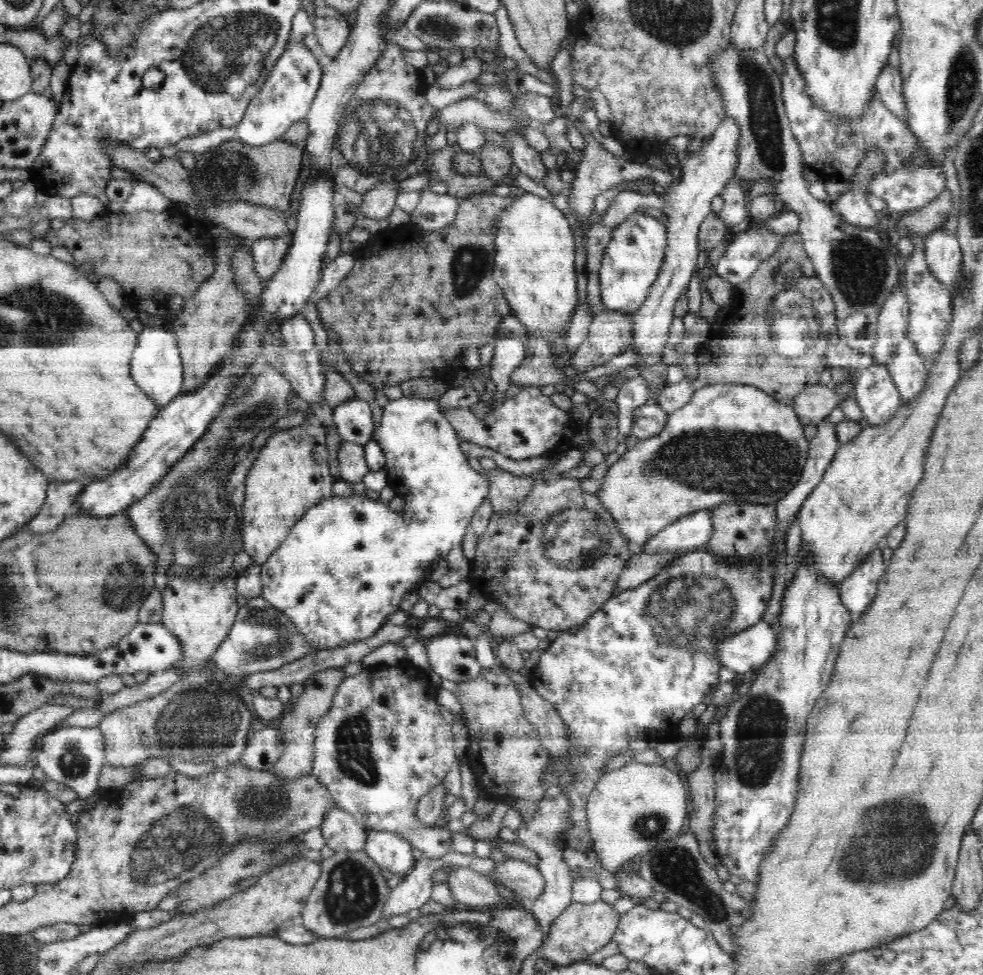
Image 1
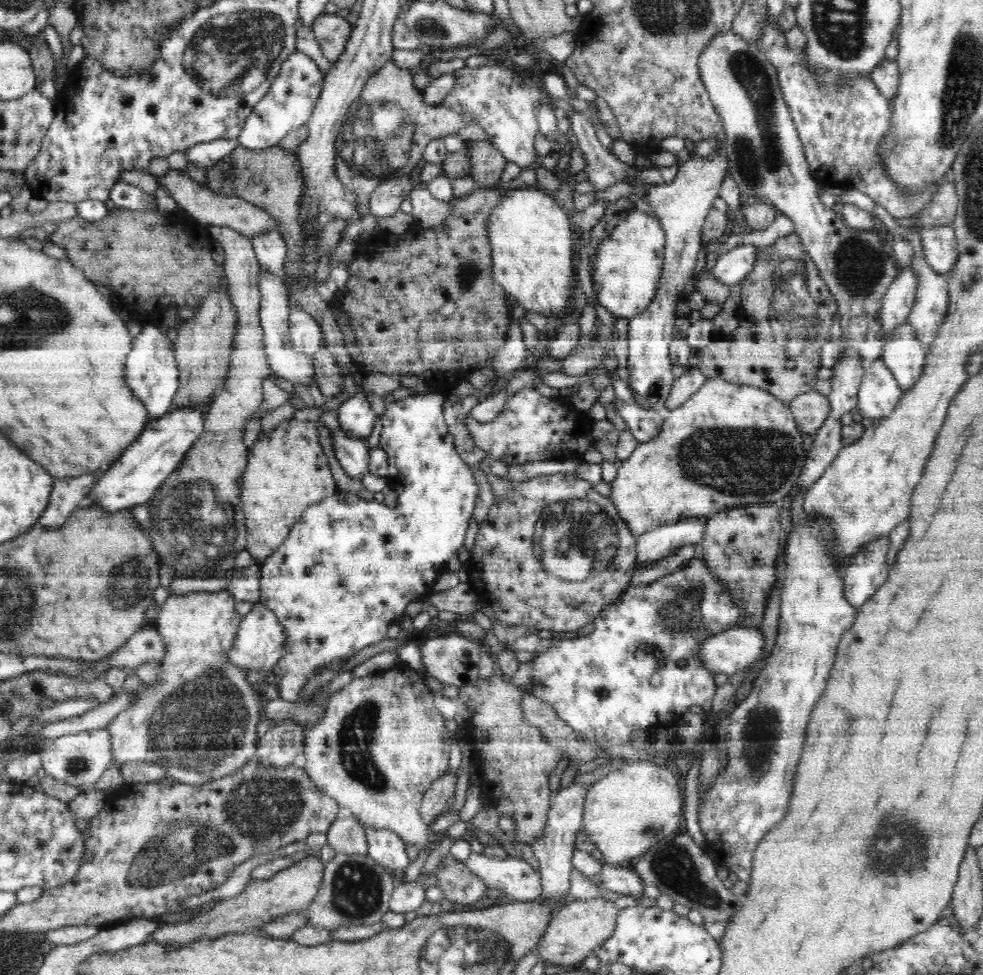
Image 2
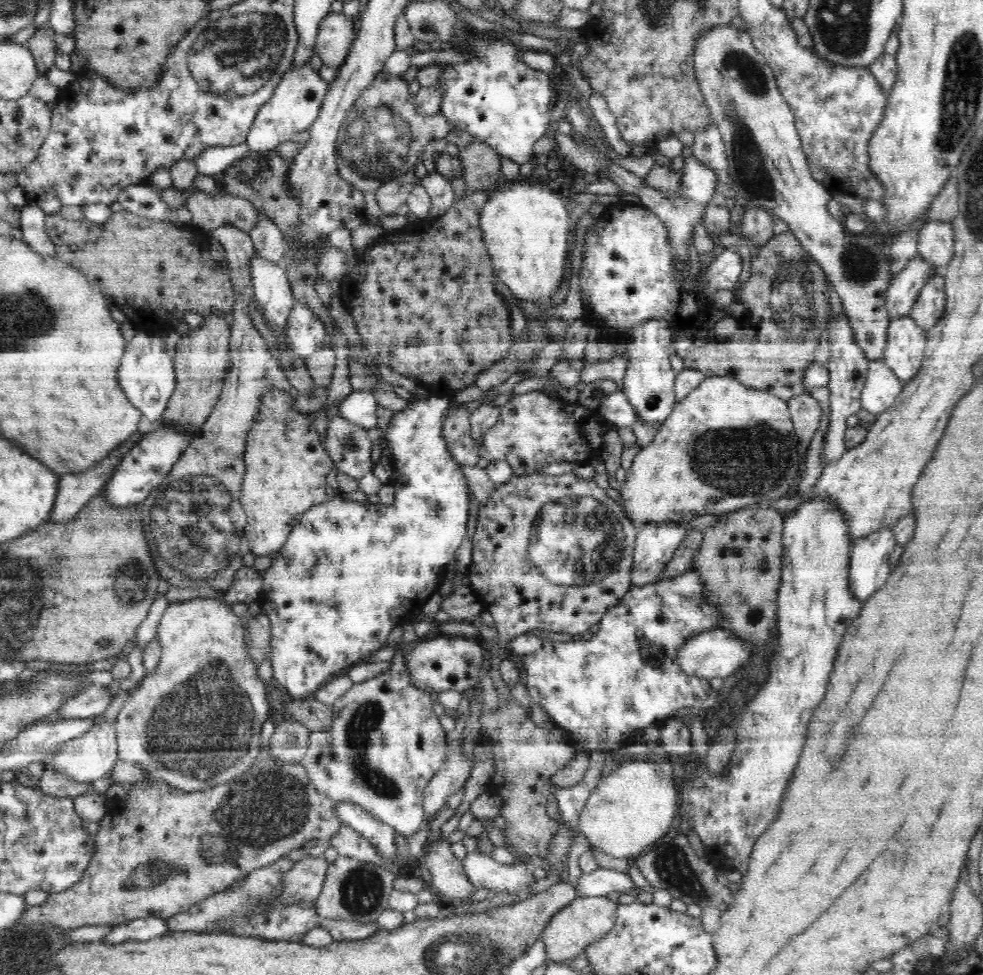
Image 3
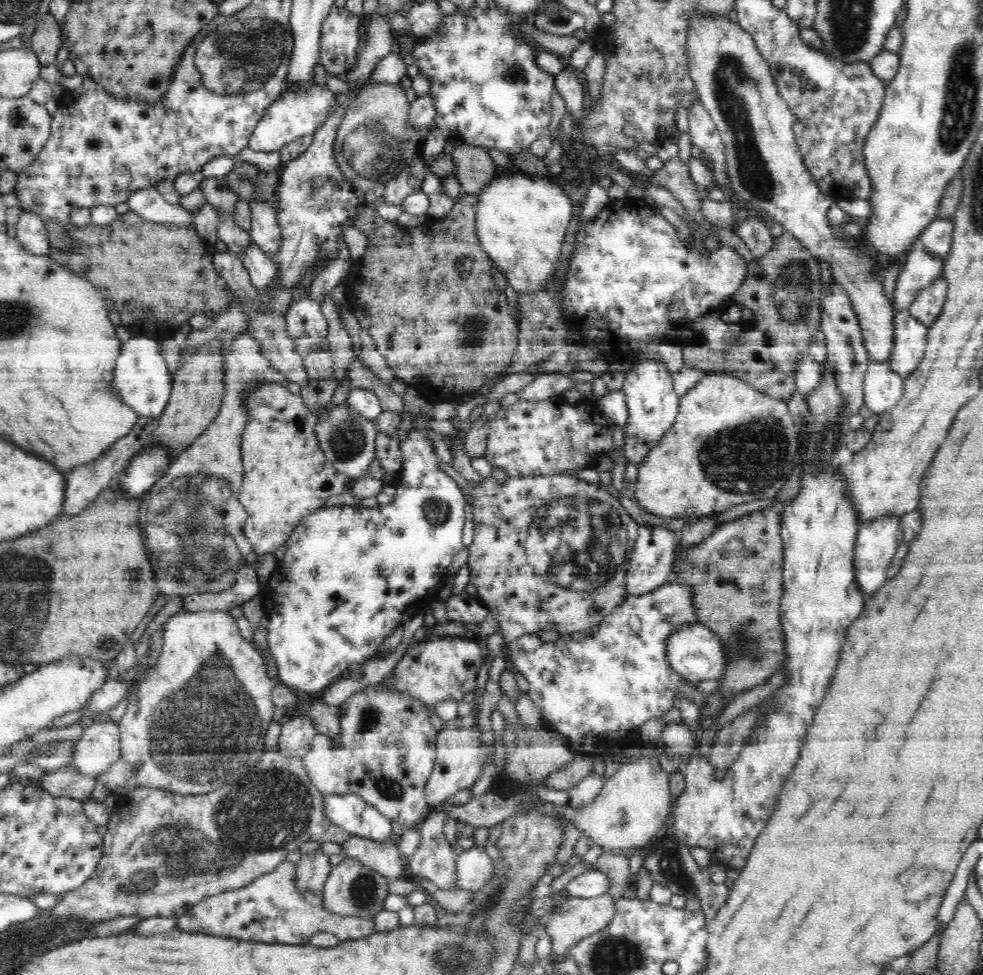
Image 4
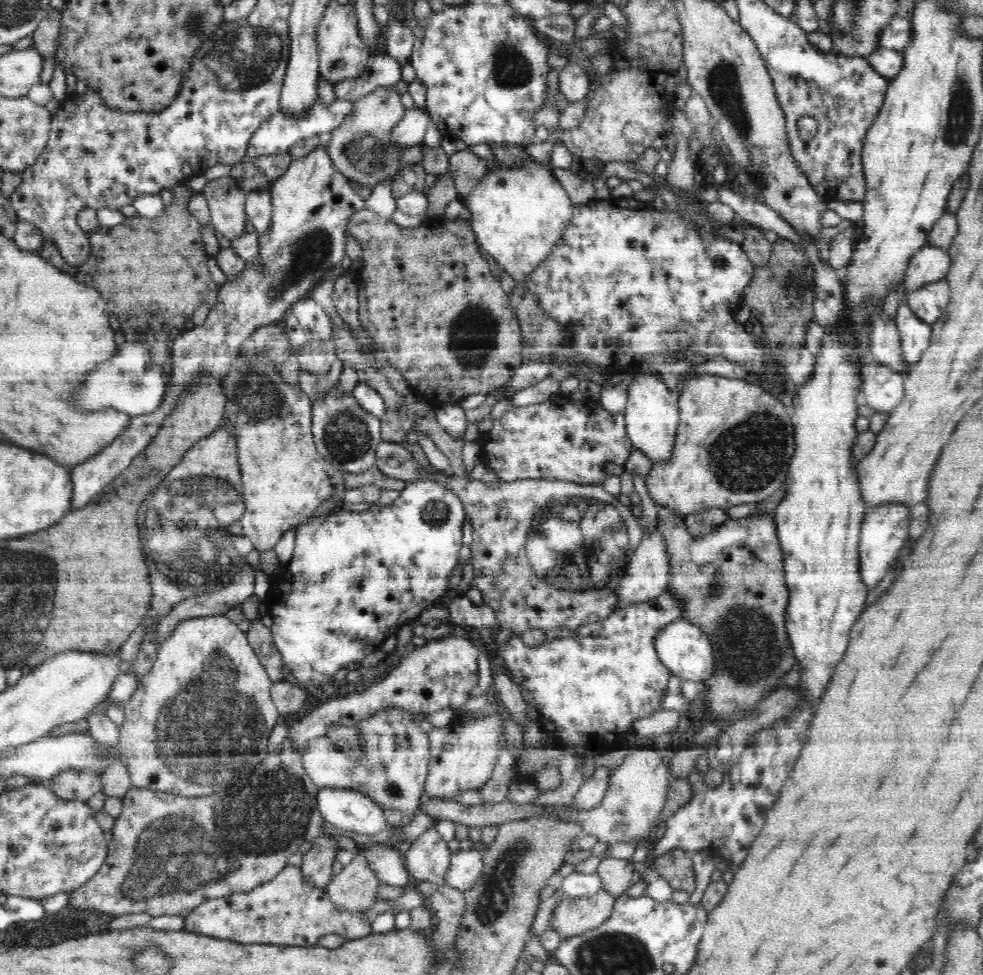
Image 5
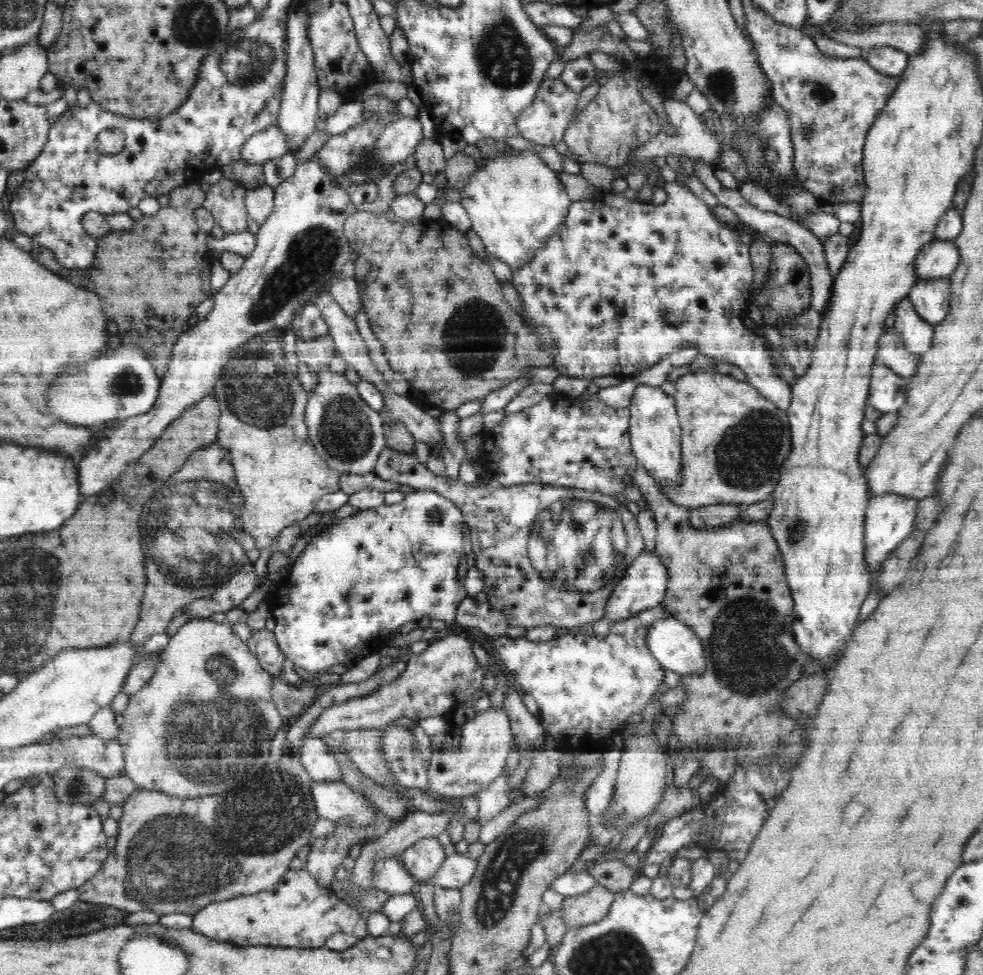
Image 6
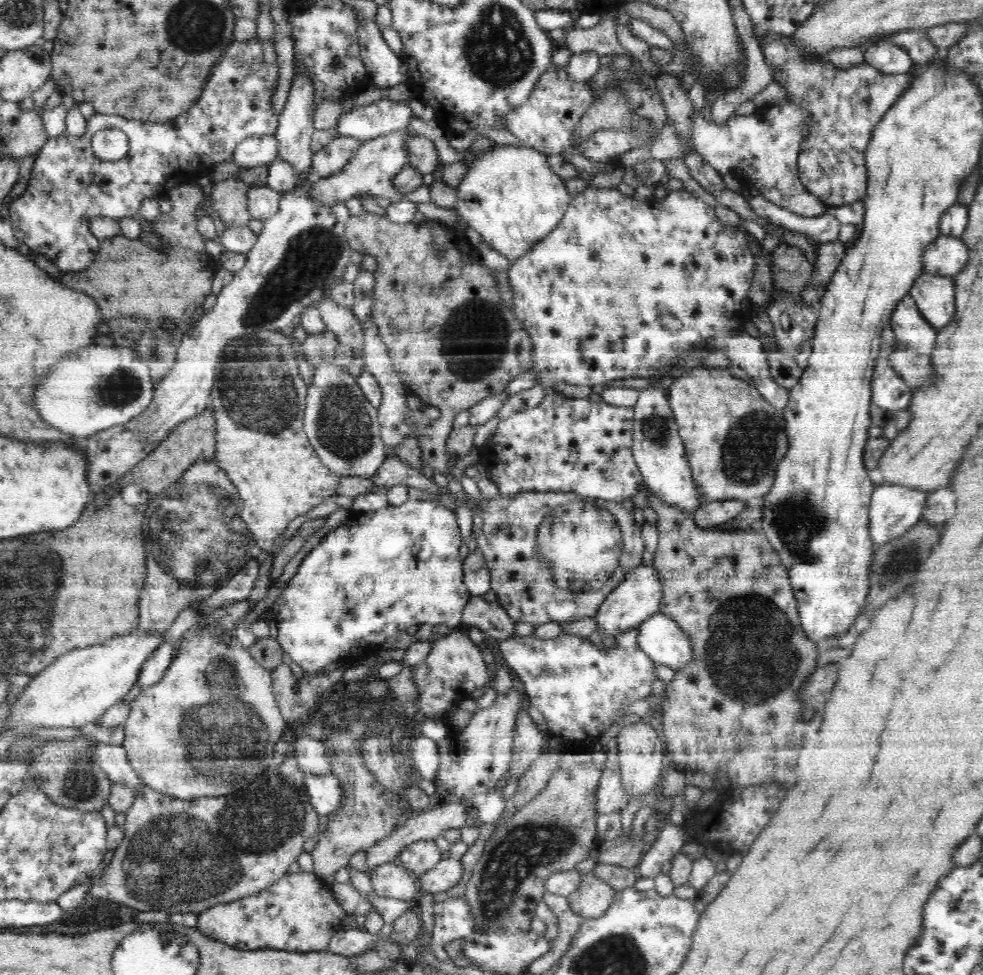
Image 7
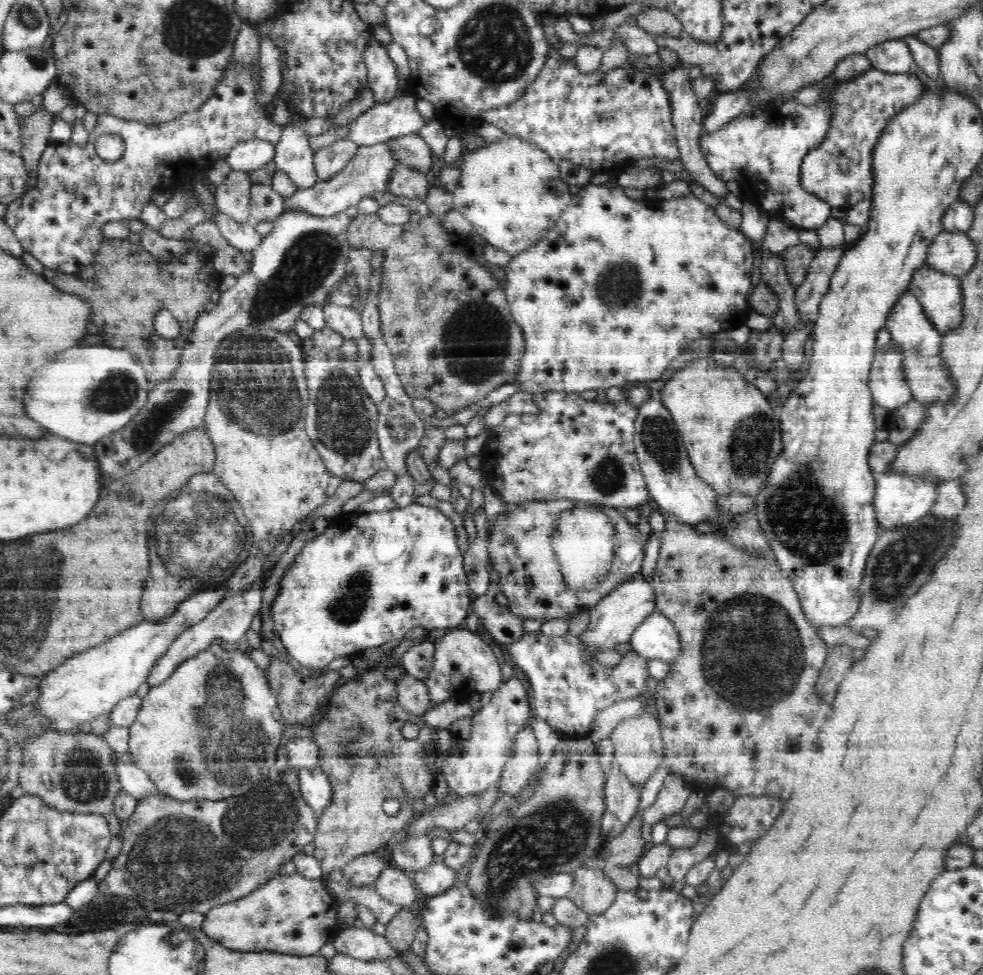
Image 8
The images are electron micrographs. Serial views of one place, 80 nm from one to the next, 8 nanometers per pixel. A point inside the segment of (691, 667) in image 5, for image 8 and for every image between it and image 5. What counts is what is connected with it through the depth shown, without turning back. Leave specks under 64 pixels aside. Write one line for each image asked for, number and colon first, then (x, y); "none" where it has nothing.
6: (672, 643)
7: (660, 637)
8: (656, 637)

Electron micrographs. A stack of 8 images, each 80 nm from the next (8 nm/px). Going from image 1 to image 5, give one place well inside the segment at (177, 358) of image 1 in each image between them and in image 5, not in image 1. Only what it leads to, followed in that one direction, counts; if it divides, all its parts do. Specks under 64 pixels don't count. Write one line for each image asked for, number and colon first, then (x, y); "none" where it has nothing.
2: (151, 371)
3: (146, 373)
4: (141, 375)
5: (131, 382)

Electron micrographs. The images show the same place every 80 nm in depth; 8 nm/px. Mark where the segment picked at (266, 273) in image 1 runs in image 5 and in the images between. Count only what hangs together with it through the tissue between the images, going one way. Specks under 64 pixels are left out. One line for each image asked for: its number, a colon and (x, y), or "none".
2: (271, 251)
3: (269, 243)
4: (266, 233)
5: (259, 206)

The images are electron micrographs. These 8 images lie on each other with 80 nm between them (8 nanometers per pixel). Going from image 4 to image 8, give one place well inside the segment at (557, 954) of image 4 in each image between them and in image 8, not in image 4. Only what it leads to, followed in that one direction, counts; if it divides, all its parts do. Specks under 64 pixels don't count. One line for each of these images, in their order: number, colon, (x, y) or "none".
5: (572, 916)
6: (592, 906)
7: (593, 897)
8: (592, 892)

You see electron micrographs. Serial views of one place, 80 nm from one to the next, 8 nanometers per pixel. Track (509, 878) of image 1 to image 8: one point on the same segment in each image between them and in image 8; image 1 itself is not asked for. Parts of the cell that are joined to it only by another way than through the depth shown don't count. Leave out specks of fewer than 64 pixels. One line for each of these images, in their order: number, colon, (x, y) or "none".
2: (519, 881)
3: (486, 873)
4: (474, 868)
5: (465, 868)
6: (456, 870)
7: (448, 872)
8: (437, 878)

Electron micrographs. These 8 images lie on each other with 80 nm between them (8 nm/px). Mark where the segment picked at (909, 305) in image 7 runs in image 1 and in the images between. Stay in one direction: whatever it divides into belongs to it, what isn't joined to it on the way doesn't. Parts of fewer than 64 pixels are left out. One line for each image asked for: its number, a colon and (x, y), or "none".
1: (908, 370)
2: (903, 354)
3: (905, 350)
4: (910, 336)
5: (915, 334)
6: (917, 334)

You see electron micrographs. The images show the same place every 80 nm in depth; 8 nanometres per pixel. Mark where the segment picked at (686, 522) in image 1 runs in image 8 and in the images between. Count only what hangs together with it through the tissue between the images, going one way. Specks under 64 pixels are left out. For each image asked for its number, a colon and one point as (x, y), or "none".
2: (662, 541)
3: (655, 543)
4: (650, 565)
5: (647, 573)
6: (643, 584)
7: (637, 596)
8: (612, 621)

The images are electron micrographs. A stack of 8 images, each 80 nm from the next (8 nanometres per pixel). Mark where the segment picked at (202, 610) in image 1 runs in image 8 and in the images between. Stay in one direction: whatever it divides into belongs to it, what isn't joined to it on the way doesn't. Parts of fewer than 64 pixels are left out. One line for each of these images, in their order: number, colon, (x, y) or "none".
2: (198, 720)
3: (196, 722)
4: (197, 719)
5: (200, 721)
6: (202, 725)
7: (207, 728)
8: (211, 730)

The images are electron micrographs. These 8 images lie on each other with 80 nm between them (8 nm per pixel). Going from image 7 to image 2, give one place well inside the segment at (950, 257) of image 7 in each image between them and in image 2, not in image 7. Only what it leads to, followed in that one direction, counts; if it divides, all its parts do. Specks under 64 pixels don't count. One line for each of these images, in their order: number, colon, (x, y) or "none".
2: (898, 301)
3: (905, 287)
4: (920, 269)
5: (930, 264)
6: (939, 259)

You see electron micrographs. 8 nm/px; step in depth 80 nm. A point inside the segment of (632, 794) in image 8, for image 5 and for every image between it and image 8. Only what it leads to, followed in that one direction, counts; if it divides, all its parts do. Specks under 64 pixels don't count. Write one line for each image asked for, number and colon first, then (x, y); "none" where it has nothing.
5: (591, 793)
6: (597, 797)
7: (610, 797)

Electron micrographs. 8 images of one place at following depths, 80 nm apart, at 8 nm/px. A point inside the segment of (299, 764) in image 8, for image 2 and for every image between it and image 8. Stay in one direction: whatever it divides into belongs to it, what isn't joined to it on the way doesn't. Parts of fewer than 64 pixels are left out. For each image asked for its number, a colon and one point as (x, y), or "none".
2: (382, 744)
3: (385, 744)
4: (386, 751)
5: (392, 771)
6: (321, 765)
7: (311, 755)

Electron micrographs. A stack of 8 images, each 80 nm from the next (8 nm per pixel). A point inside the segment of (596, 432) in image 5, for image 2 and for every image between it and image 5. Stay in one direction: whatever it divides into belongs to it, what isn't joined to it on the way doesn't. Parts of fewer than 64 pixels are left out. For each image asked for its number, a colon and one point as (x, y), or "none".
2: (532, 426)
3: (535, 429)
4: (547, 437)

